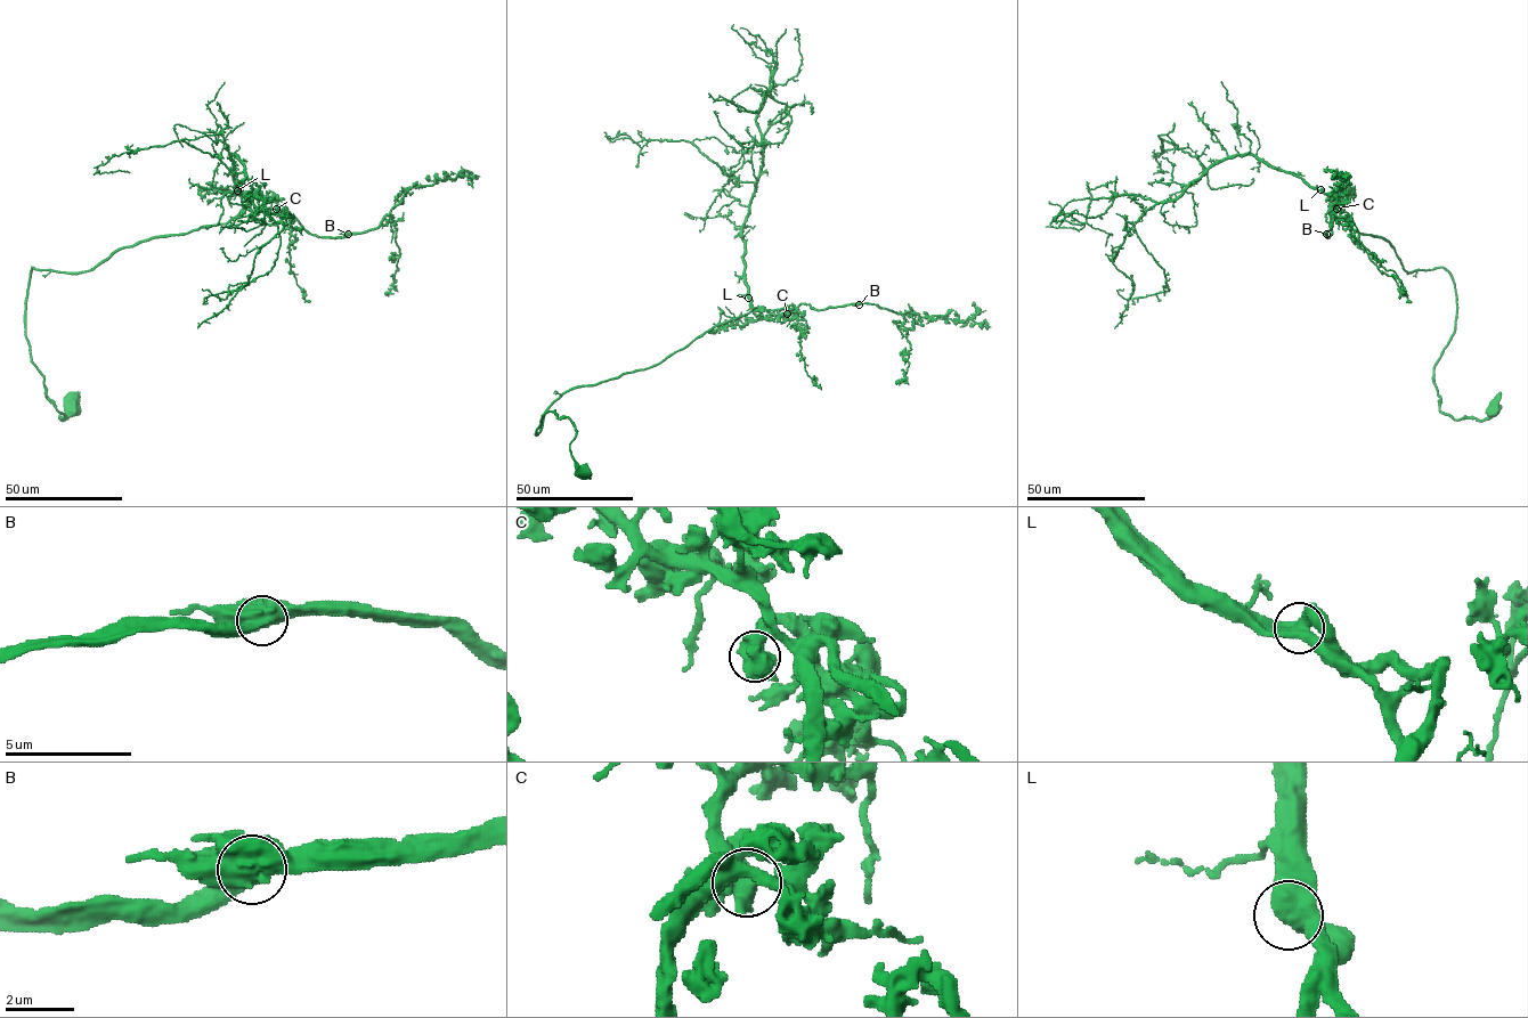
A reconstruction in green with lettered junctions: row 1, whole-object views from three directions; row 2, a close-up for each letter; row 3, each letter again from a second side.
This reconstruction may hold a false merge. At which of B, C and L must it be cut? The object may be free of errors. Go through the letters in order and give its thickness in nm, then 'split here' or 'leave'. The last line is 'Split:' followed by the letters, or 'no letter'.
B: calibre 650 nm; leave
C: calibre 500 nm; leave
L: calibre 500 nm; leave
Split: no letter

